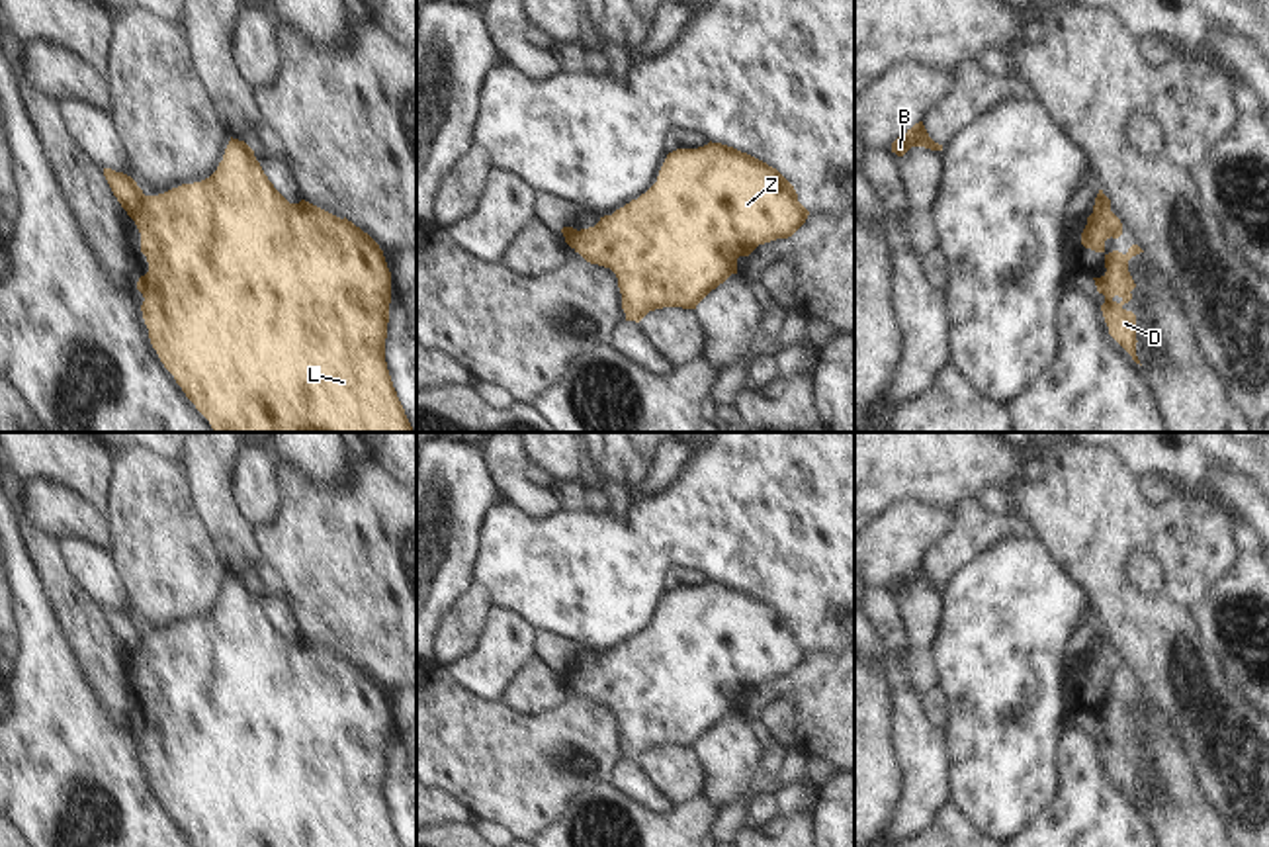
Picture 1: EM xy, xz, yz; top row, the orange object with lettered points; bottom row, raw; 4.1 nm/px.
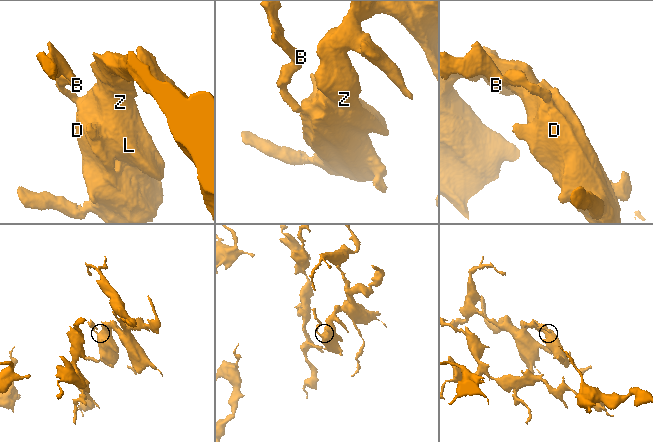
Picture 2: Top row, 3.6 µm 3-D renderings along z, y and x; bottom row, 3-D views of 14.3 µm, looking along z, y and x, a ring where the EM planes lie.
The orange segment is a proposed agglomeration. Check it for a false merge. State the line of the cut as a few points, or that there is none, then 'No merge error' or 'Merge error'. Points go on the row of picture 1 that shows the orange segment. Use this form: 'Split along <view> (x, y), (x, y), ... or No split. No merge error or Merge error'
Split along xy (145, 196), (145, 208), (133, 220). Merge error.

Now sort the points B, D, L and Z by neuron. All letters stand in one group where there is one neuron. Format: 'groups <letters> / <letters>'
groups B / D L Z

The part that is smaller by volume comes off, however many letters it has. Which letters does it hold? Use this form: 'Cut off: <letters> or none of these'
Cut off: B.

